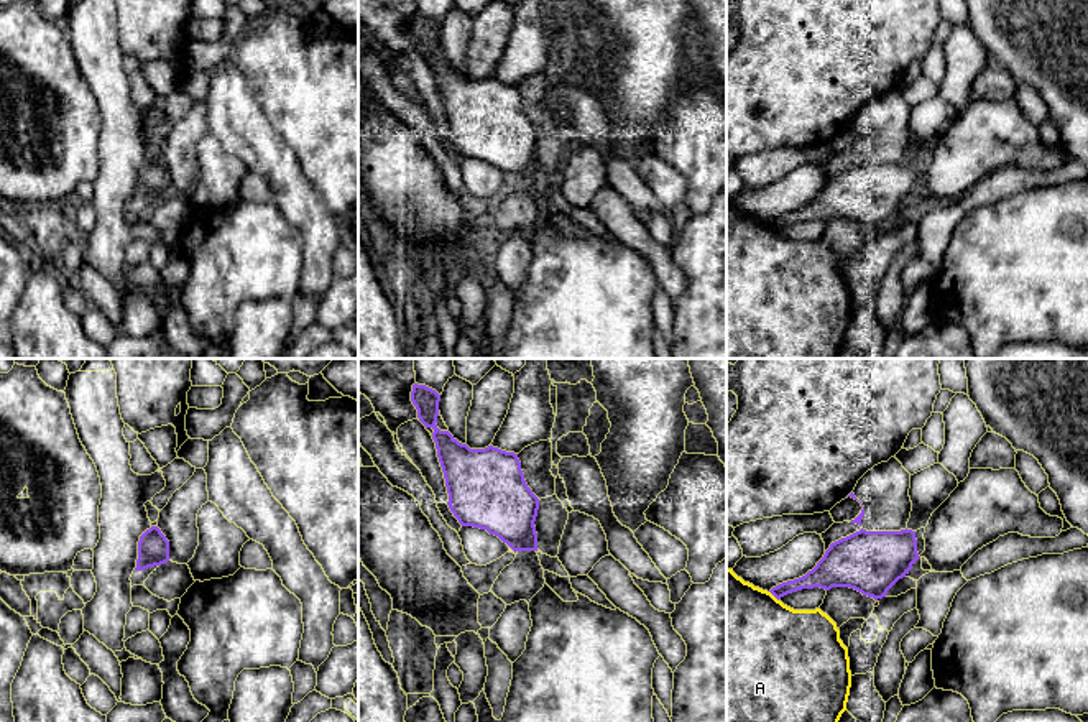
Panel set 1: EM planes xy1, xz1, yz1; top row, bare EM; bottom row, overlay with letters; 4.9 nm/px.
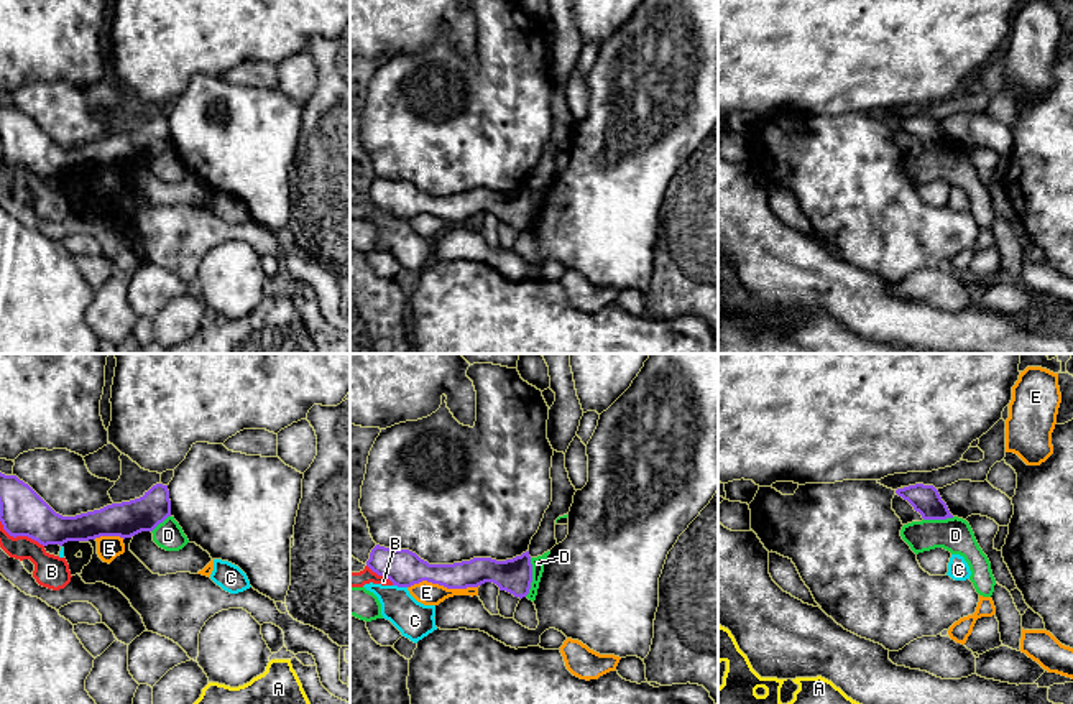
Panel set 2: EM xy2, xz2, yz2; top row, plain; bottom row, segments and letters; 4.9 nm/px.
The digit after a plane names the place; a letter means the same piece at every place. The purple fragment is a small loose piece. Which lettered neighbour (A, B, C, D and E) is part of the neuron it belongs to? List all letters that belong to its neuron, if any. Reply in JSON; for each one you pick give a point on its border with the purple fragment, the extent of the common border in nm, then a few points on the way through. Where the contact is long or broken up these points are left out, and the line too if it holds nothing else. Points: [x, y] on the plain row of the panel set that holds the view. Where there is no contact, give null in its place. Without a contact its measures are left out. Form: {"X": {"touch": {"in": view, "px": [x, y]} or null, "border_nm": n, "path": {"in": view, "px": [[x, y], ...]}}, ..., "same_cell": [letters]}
{"same_cell": []}

